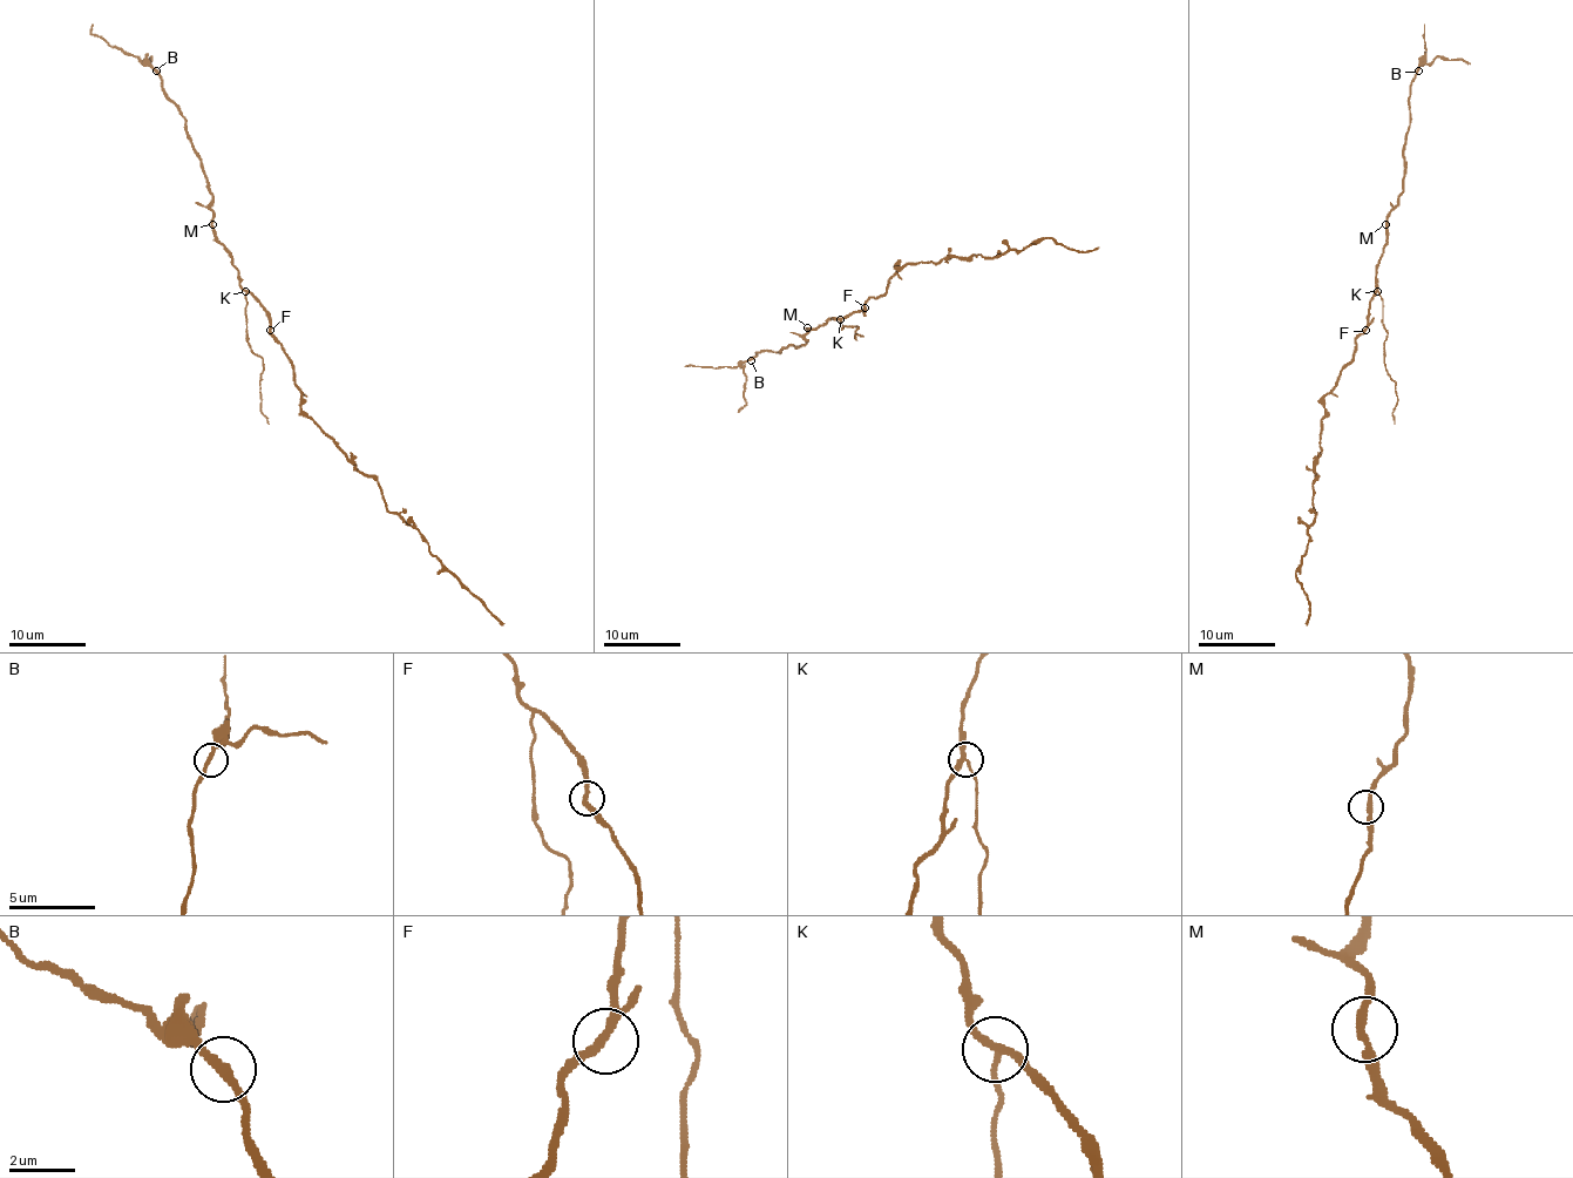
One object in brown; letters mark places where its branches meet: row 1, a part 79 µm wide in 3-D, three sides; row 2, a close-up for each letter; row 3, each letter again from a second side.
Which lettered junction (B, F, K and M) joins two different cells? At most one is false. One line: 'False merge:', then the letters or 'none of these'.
False merge: K

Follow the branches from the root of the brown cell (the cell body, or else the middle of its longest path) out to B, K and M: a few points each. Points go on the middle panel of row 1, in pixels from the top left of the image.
B: (867, 302), (863, 310), (807, 329), (807, 340), (801, 346), (787, 346), (780, 352), (757, 352), (751, 360)
K: (867, 302), (863, 310), (840, 319)
M: (867, 302), (863, 310), (832, 317), (814, 329), (807, 327)

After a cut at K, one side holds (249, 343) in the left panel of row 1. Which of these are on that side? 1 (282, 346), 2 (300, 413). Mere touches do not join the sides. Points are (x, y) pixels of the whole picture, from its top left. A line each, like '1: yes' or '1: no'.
1: no
2: no

